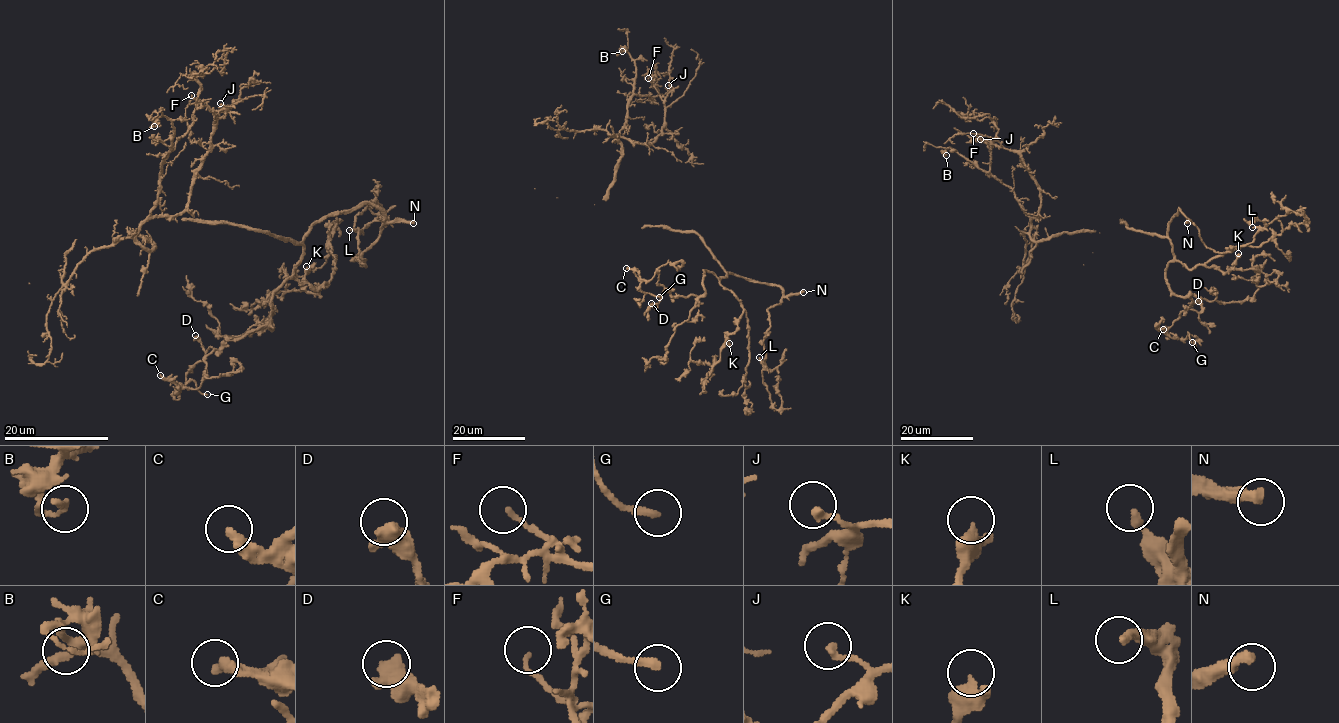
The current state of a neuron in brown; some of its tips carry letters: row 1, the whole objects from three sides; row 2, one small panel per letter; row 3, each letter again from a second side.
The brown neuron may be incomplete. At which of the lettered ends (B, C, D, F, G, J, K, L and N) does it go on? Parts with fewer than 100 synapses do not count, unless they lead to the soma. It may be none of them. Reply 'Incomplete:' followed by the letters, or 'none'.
Incomplete: N

